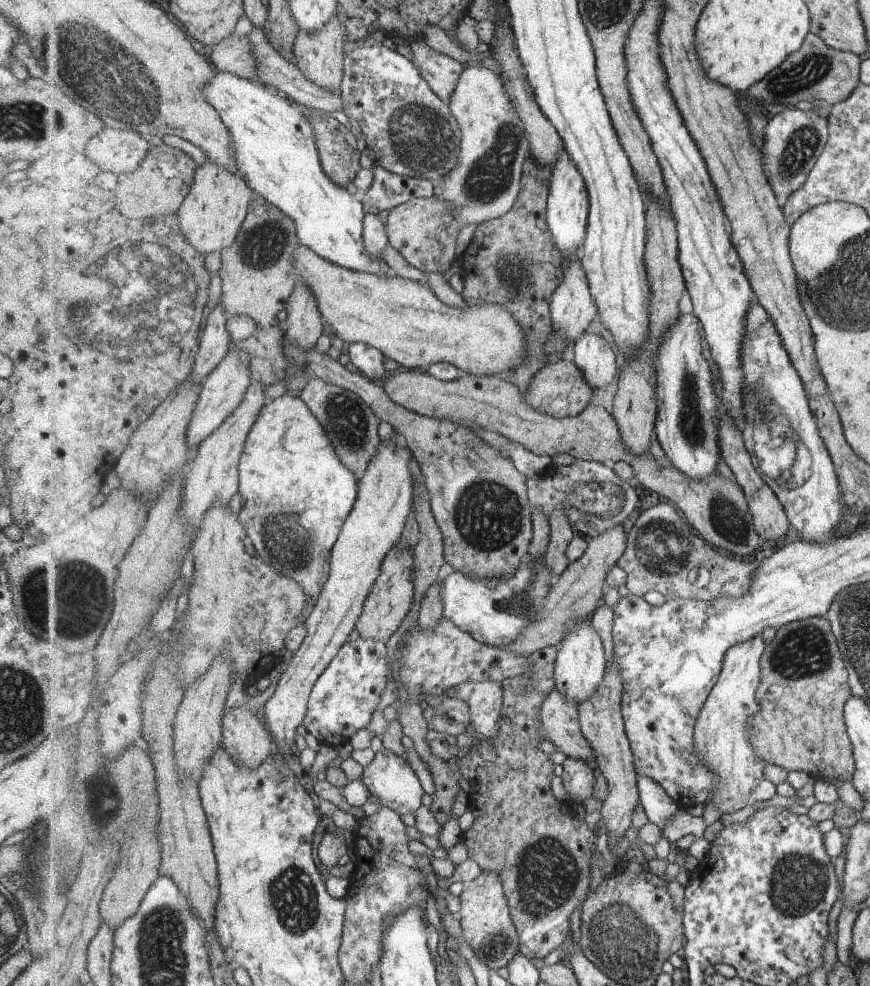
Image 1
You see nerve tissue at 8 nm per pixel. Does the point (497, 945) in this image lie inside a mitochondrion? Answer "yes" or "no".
yes

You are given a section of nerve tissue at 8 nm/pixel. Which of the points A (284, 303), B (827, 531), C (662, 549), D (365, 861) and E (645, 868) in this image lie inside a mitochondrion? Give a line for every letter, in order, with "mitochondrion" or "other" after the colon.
A: other
B: other
C: mitochondrion
D: other
E: other

